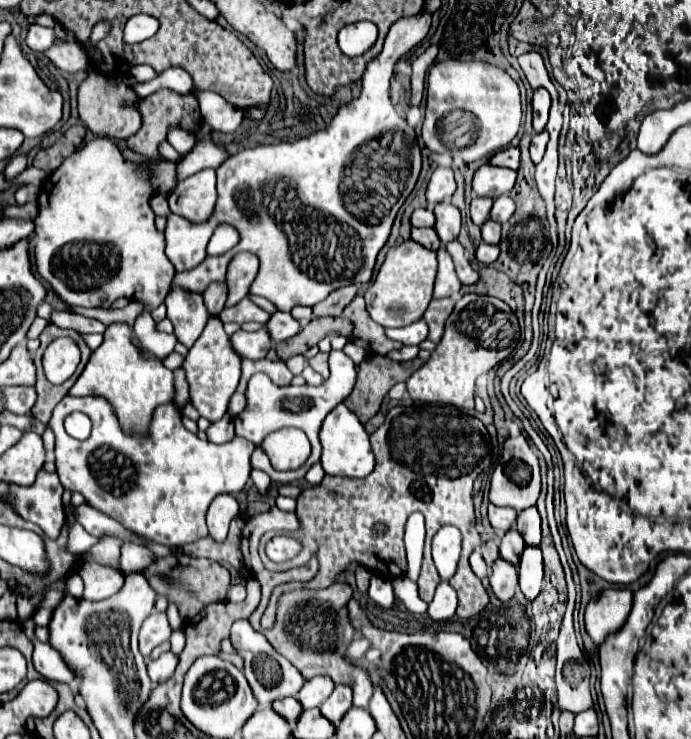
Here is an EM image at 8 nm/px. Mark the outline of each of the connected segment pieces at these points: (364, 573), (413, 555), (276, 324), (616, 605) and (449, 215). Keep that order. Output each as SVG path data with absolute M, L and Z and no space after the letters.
M358 564L356 567L356 571L354 571L354 575L356 578L357 589L362 593L367 592L372 573L368 573L368 569L366 567L361 564Z
M415 512L407 520L404 533L404 544L407 556L407 570L405 576L417 581L422 560L426 529L424 516Z
M274 313L268 321L268 331L274 341L284 341L288 337L294 337L300 331L300 323L290 313Z
M606 589L596 595L586 607L586 631L596 645L602 645L608 635L622 629L632 609L630 589Z
M444 201L434 207L434 215L436 215L434 229L440 237L440 241L448 243L448 241L456 239L460 233L460 211L452 203Z

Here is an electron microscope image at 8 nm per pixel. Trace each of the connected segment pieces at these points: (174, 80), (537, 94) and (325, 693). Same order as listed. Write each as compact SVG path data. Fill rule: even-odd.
M168 67L168 69L164 69L164 73L160 73L154 79L154 83L134 87L134 91L142 97L152 95L160 89L172 89L176 93L190 93L194 89L194 83L192 83L192 77L182 67Z
M536 89L532 97L532 119L536 133L544 129L548 121L548 109L550 109L550 93L546 89Z
M314 677L304 683L304 687L296 695L296 699L302 703L304 709L314 709L314 707L320 707L330 697L332 689L334 689L334 685L332 685L330 677Z

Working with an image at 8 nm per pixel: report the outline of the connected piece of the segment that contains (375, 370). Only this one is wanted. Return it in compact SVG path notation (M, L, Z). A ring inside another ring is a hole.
M382 357L382 363L380 361L376 361L376 365L372 365L374 361L364 361L364 363L370 365L364 367L360 365L358 383L348 401L344 401L348 409L356 413L360 423L370 421L378 413L382 399L388 395L388 391L396 383L406 381L412 375L412 371L416 371L422 365L422 359L416 357L414 361L406 363L406 361L388 361L388 357Z

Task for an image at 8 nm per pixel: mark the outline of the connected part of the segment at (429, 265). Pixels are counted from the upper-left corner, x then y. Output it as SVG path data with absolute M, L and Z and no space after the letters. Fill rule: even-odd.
M404 241L402 245L398 245L390 255L386 255L386 261L378 271L376 281L364 293L370 317L382 327L404 327L412 321L422 319L424 311L428 309L428 303L432 301L436 265L438 261L434 251L424 249L414 241Z

